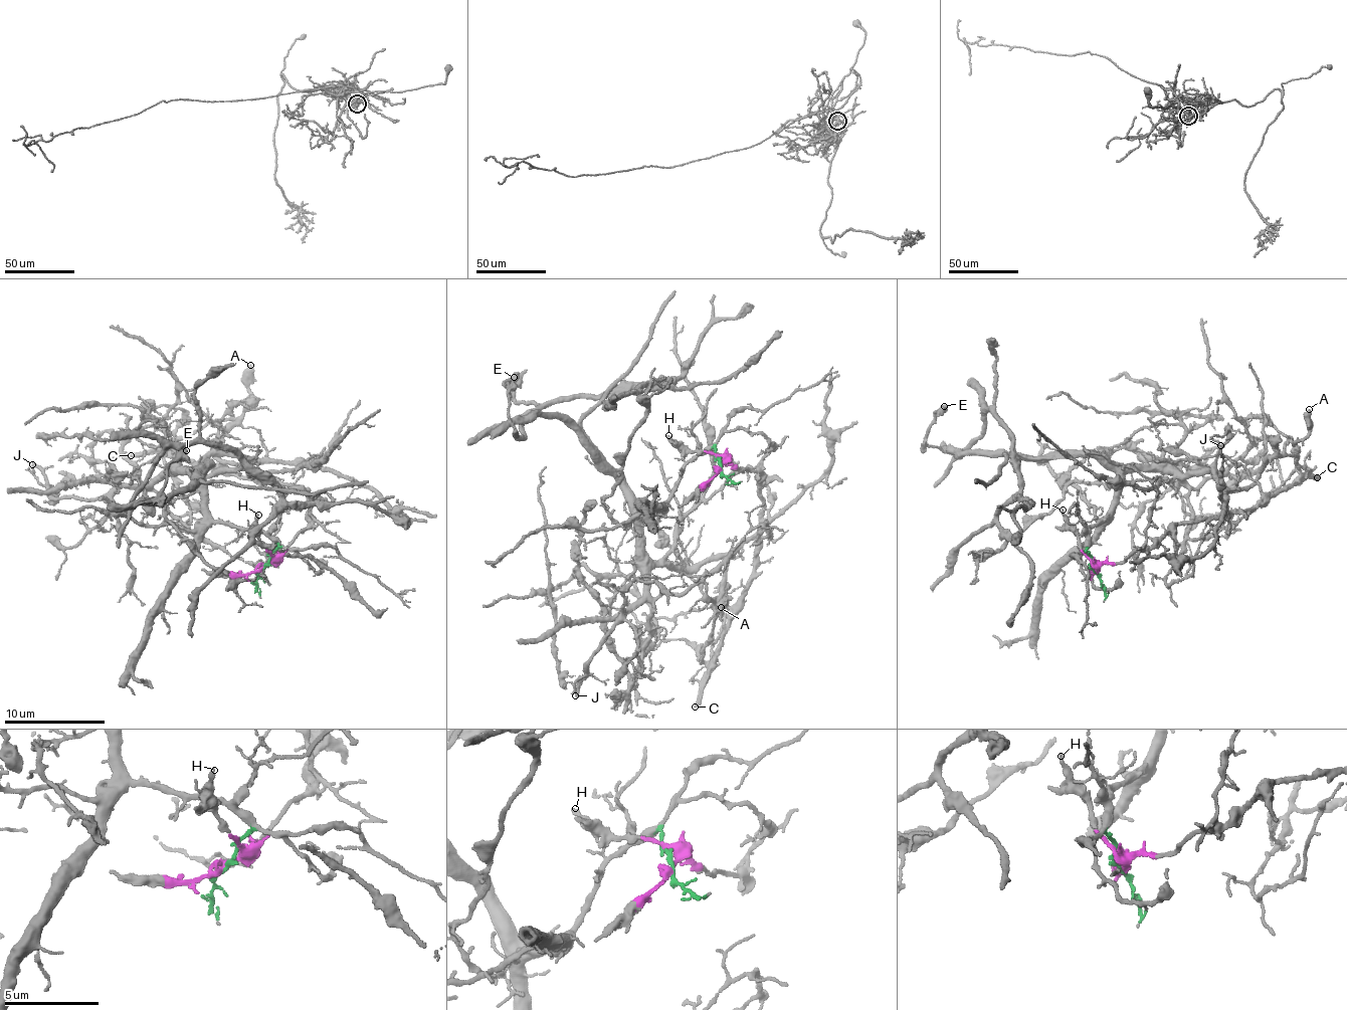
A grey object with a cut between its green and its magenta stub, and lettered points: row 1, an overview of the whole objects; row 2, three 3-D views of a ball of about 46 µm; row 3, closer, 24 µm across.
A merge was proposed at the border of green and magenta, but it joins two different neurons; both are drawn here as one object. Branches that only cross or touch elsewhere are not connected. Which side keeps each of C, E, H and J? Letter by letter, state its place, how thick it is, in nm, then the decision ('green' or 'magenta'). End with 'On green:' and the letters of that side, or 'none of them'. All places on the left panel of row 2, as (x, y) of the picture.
C: (131, 455) | 320 nm | magenta
E: (186, 450) | 360 nm | green
H: (258, 515) | 180 nm | magenta
J: (32, 464) | 260 nm | green
On green: E, J

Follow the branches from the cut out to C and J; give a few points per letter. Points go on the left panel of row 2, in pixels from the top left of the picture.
C: (262, 569), (307, 530), (307, 490), (203, 467), (173, 454), (130, 456)
J: (262, 569), (272, 542), (211, 517), (192, 474), (165, 468), (100, 498), (56, 498), (32, 463)

